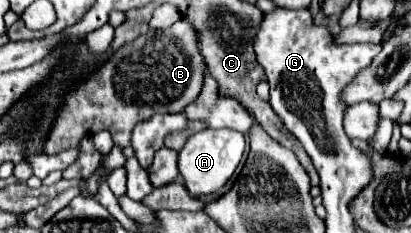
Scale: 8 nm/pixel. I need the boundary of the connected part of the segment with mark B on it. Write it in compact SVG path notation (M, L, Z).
M178 20L166 30L150 30L134 42L122 46L112 58L74 92L66 94L66 104L56 116L52 132L44 144L46 154L76 148L84 136L108 130L118 146L130 146L132 130L138 122L154 114L182 112L202 90L204 58L196 46L198 34L186 20Z

